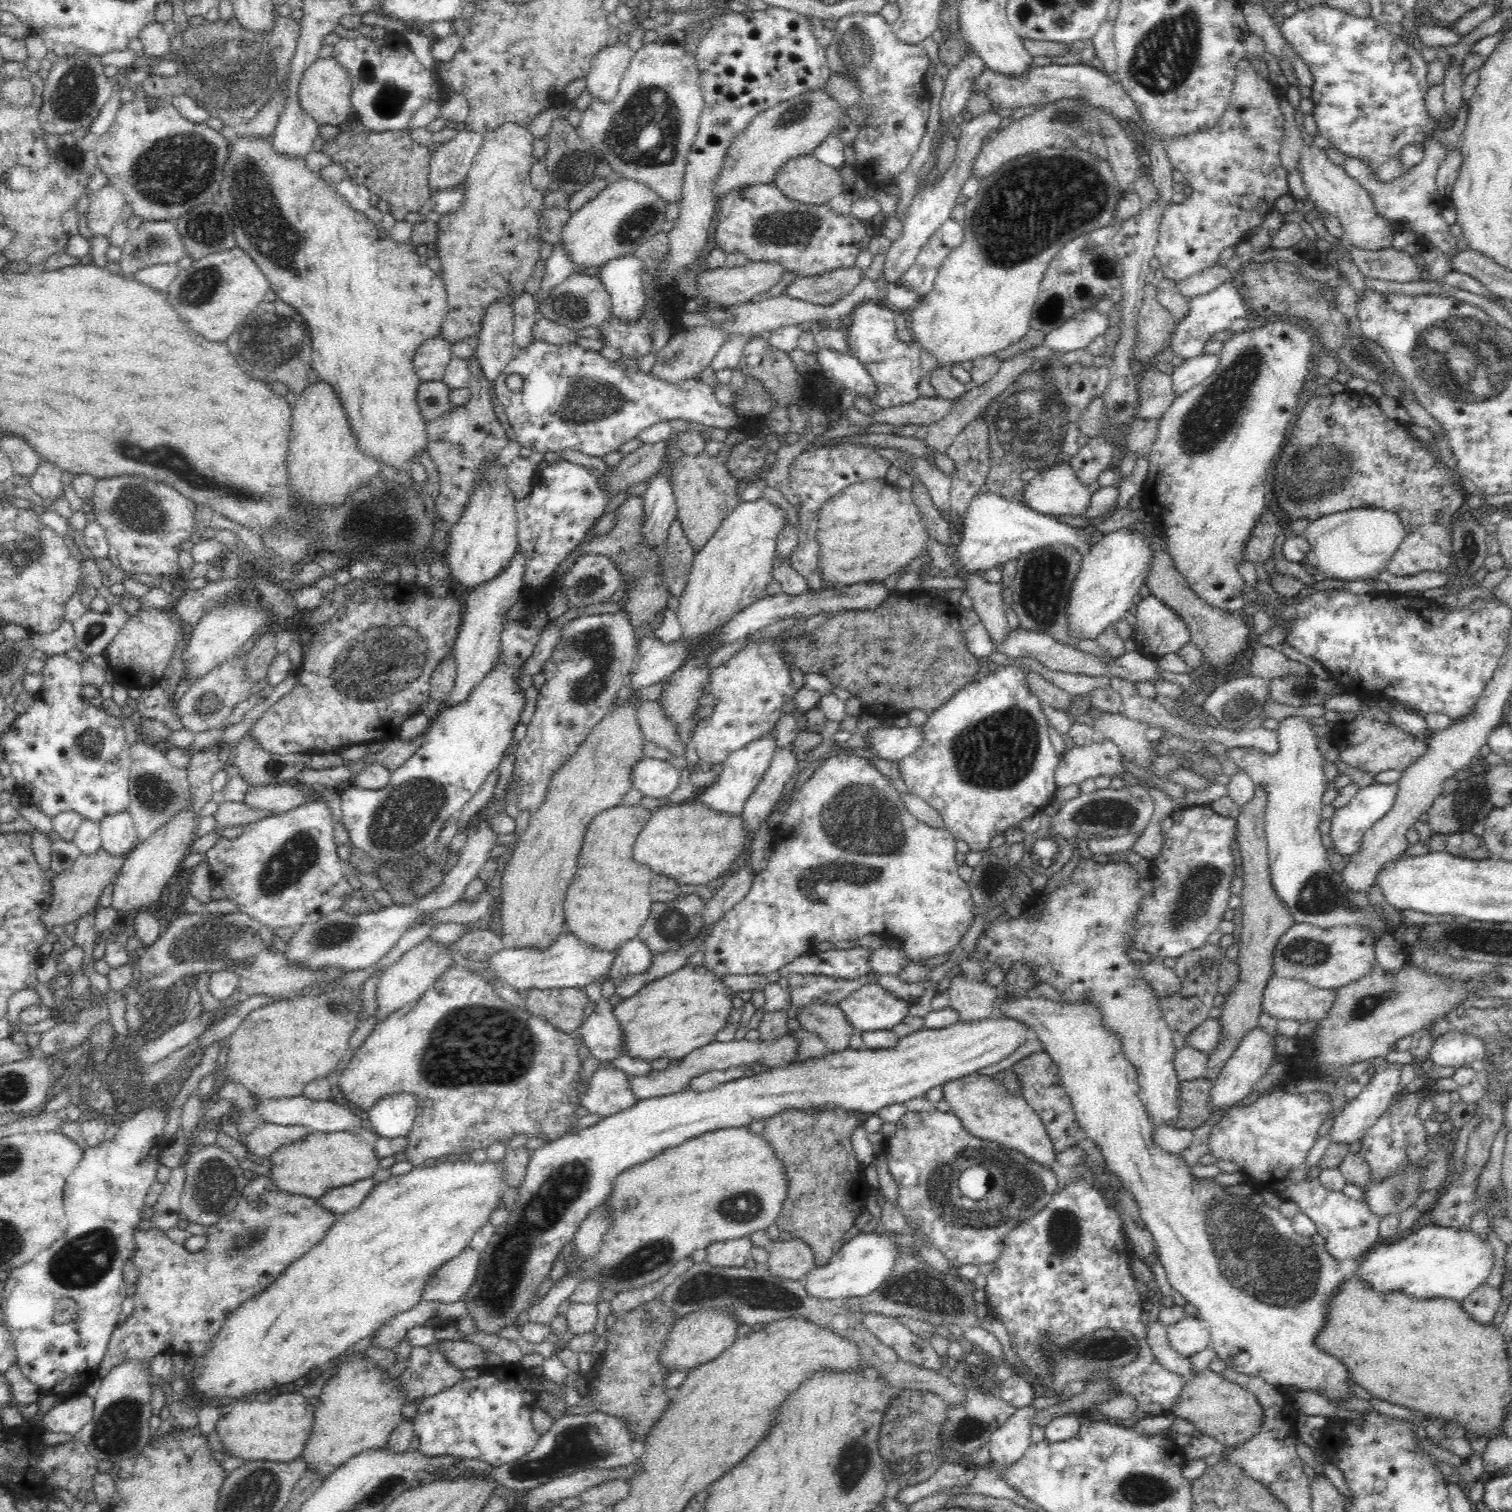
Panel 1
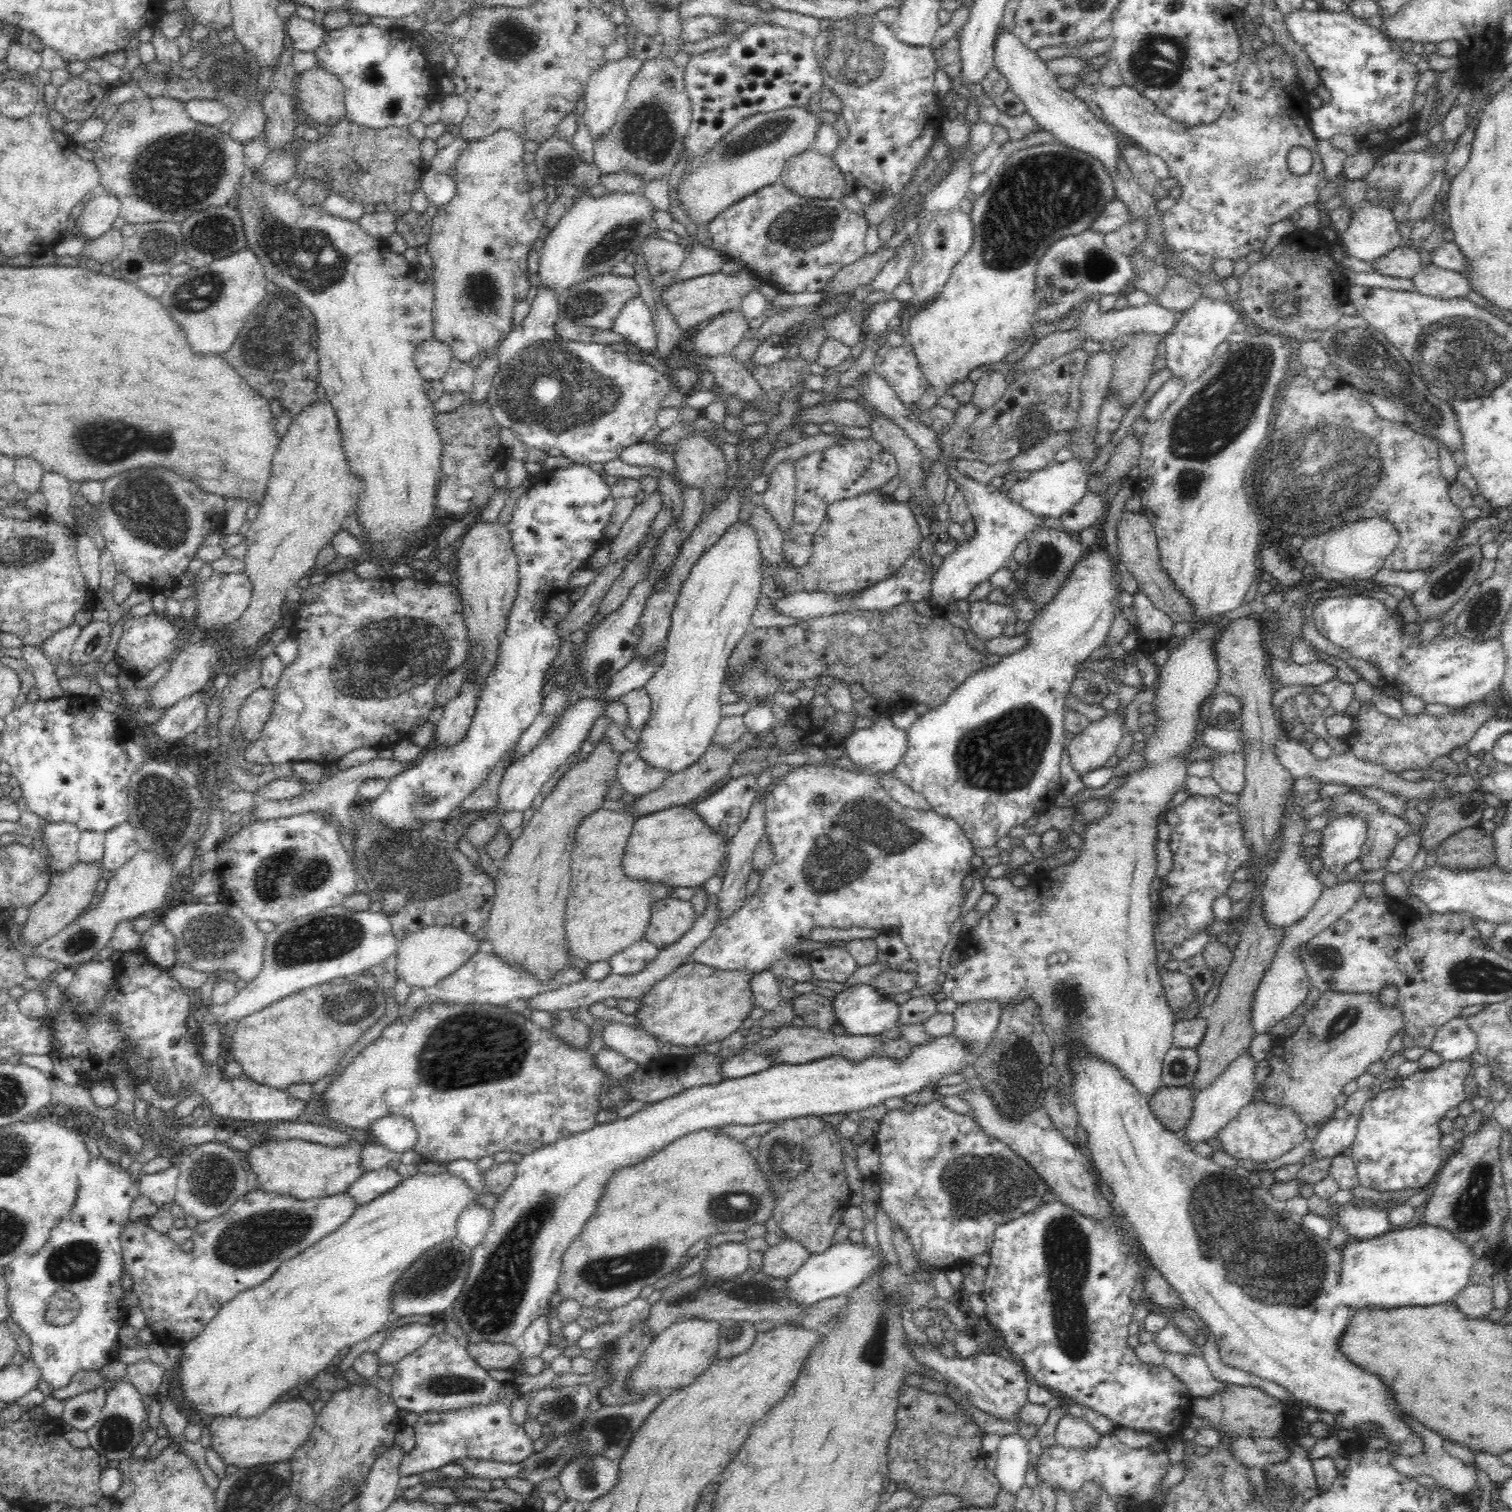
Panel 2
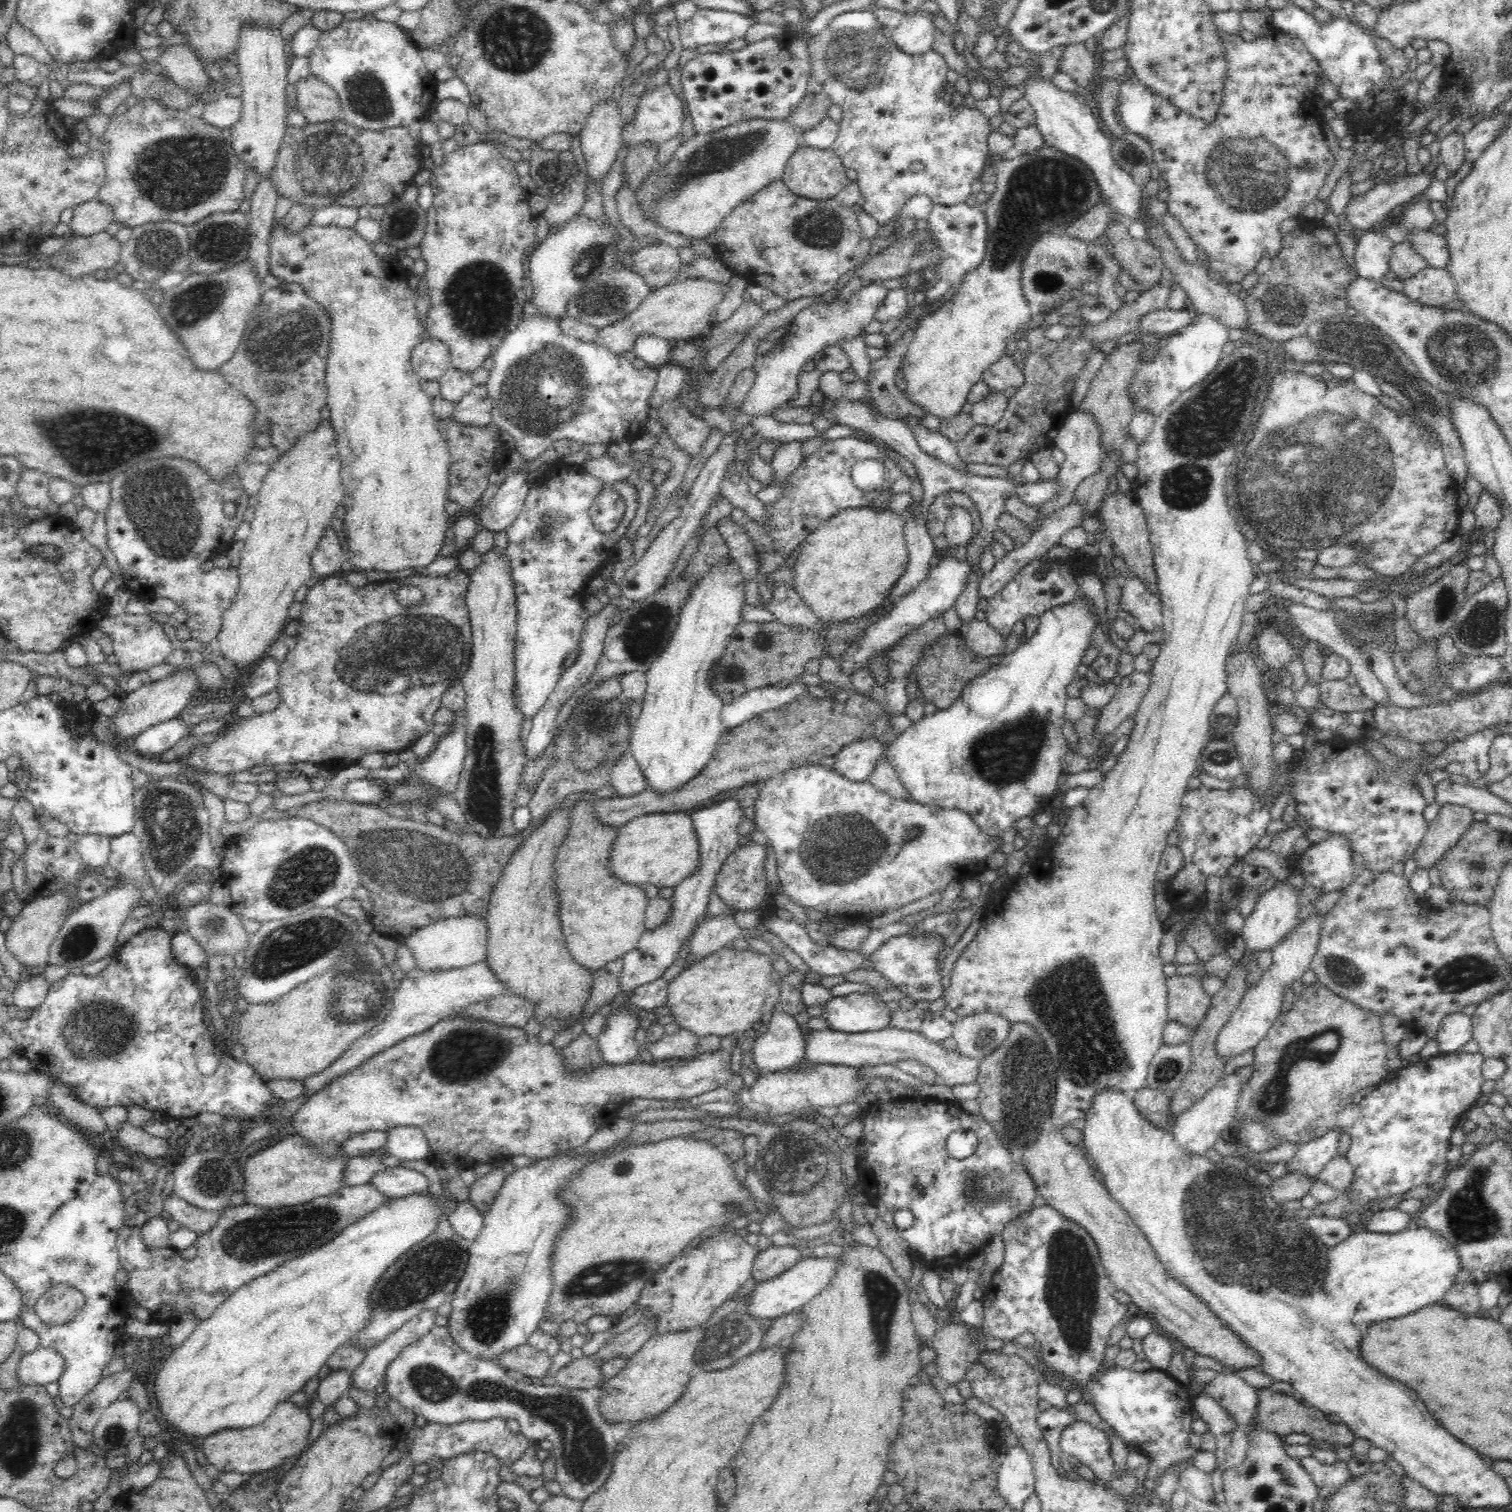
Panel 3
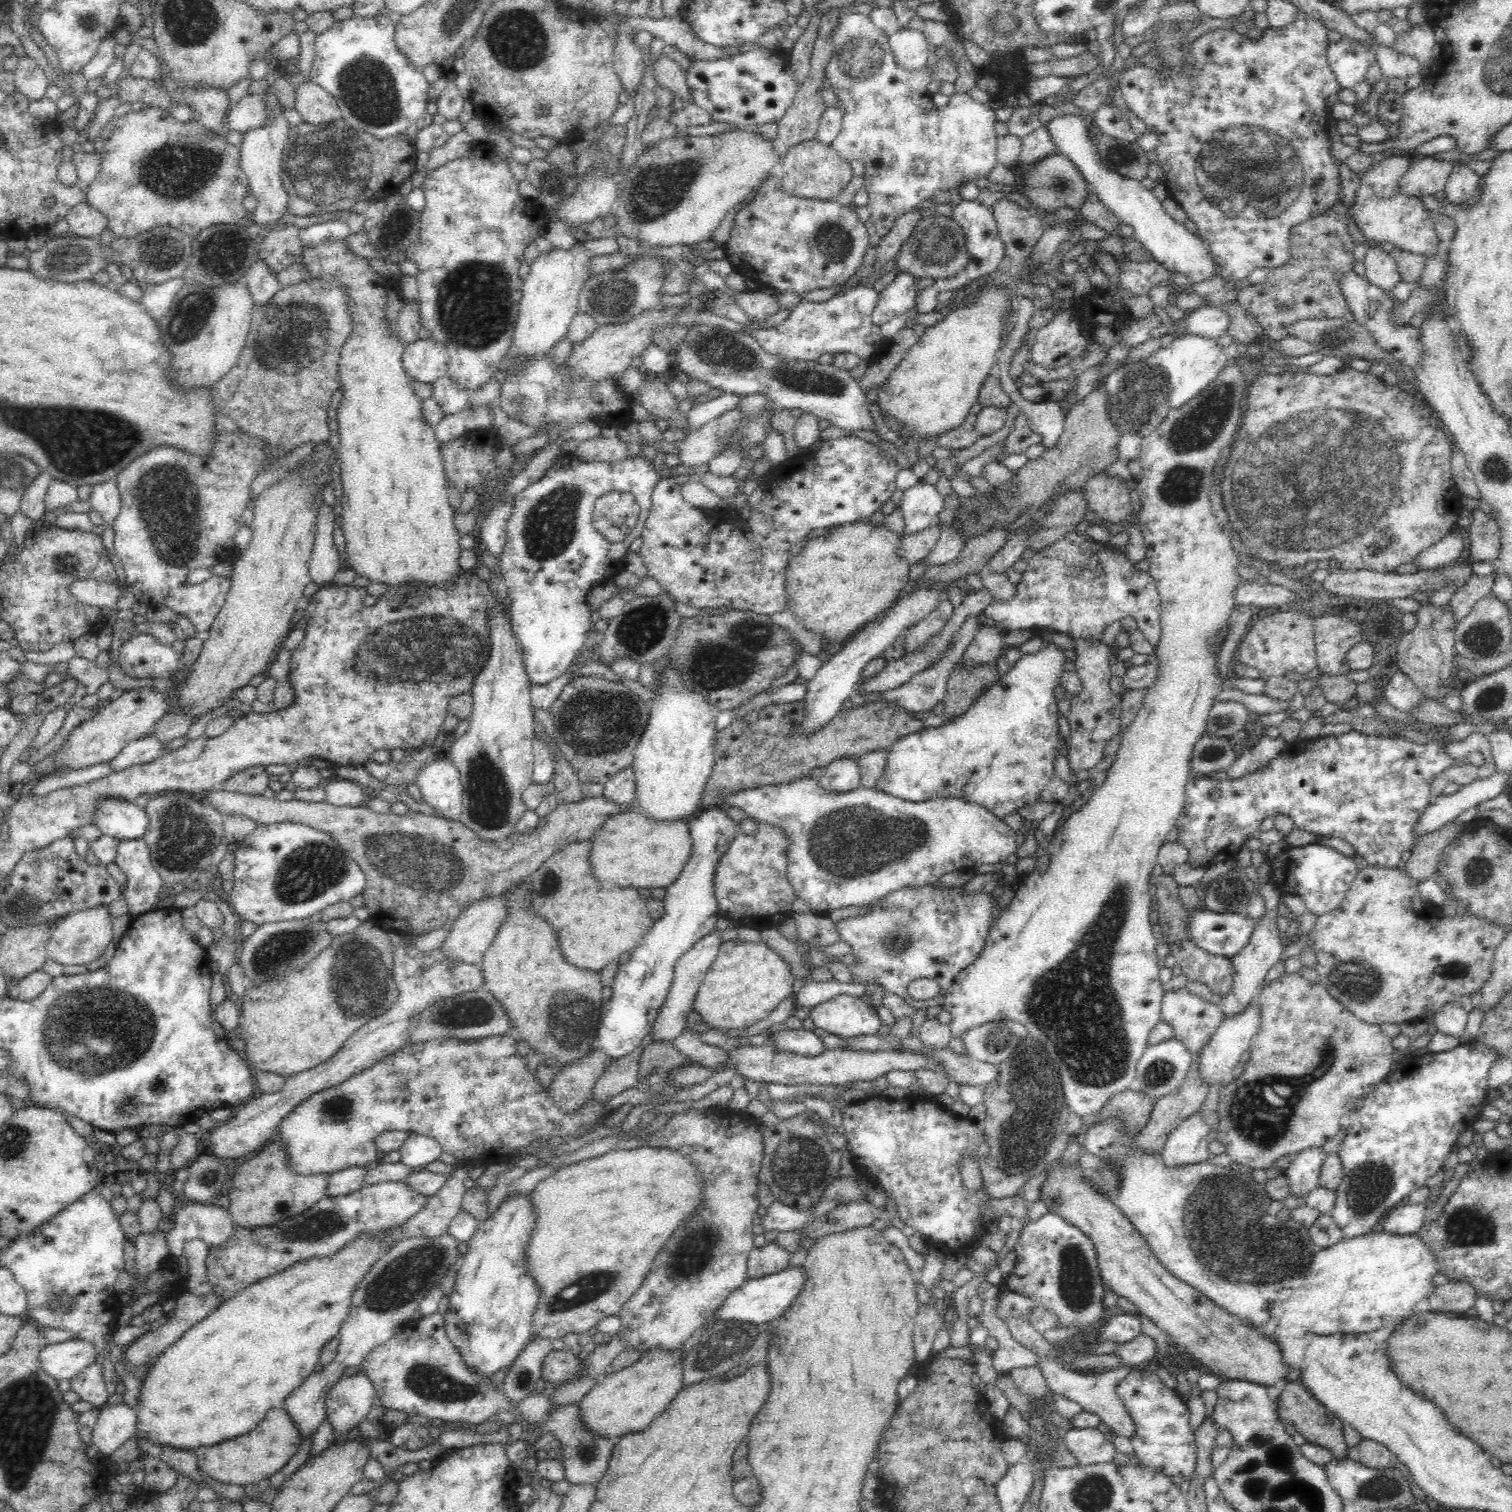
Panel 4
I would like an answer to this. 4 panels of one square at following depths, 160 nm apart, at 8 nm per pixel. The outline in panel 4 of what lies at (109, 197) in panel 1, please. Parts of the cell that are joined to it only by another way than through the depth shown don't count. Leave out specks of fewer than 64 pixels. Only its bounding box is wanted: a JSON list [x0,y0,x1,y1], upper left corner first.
[65,201,108,237]

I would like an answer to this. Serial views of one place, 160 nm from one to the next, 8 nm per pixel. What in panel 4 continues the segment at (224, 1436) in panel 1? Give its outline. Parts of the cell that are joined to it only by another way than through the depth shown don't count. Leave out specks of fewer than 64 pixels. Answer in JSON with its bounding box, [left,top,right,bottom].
[193,1406,303,1486]

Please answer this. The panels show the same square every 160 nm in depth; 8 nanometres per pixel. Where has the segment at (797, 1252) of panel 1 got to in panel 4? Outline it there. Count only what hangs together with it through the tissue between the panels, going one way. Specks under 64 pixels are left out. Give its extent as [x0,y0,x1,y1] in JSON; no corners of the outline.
[747,1242,791,1279]

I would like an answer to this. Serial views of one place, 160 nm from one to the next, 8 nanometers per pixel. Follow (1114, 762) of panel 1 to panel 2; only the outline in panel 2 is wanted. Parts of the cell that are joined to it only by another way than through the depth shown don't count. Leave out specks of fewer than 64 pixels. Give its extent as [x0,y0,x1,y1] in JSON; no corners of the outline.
[1066,711,1123,776]

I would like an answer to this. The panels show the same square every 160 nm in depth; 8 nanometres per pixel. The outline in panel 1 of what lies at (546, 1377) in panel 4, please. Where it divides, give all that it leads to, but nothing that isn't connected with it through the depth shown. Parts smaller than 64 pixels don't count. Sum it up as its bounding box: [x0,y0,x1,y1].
[438,1340,485,1369]

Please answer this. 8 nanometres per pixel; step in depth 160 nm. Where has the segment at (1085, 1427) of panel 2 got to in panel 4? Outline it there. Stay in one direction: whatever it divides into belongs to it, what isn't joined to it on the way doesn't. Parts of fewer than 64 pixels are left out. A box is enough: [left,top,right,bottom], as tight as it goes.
[1064,1428,1116,1465]

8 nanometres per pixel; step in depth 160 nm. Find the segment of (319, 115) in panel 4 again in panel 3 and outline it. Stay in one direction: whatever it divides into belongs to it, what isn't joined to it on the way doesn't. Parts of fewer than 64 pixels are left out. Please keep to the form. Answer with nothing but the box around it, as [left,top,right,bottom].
[297,75,342,123]

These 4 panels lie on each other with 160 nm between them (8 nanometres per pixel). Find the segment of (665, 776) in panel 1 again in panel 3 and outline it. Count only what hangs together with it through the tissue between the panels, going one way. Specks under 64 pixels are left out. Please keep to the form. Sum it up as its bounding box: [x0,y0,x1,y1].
[610,751,649,796]

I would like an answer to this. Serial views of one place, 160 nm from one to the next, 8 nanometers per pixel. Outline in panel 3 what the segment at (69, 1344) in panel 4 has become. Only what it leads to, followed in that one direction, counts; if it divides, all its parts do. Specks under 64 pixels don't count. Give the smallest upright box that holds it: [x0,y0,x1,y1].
[14,1347,64,1385]

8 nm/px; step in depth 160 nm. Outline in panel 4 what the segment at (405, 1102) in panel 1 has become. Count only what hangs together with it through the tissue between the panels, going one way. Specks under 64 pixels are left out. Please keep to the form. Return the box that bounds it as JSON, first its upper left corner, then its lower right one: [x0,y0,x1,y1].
[398,1132,442,1170]

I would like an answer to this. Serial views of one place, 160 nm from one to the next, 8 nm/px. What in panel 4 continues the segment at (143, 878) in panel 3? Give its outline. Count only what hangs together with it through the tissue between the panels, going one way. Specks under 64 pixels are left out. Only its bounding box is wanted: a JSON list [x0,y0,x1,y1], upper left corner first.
[114,839,162,916]

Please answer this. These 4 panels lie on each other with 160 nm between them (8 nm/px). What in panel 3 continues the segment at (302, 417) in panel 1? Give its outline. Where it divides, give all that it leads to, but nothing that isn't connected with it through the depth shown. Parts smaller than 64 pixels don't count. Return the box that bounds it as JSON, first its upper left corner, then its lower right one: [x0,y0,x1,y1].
[215,419,345,667]

